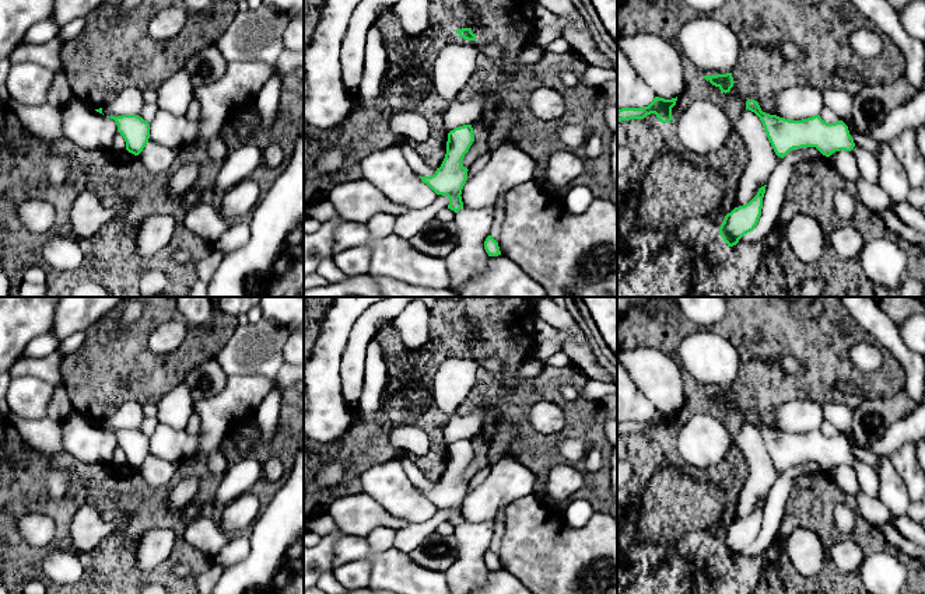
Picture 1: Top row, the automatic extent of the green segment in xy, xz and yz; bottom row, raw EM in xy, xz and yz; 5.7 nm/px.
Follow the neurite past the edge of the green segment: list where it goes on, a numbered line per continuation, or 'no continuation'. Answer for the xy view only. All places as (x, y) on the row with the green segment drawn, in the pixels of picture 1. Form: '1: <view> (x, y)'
no continuation

